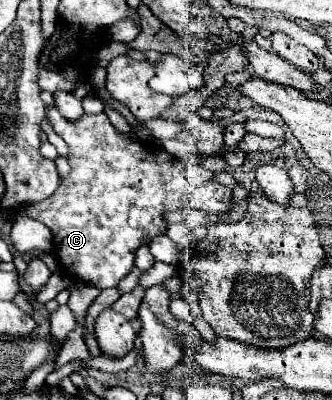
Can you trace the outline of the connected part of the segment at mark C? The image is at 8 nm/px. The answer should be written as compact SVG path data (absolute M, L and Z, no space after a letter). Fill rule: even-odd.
M52 106L48 108L50 122L54 124L56 134L68 144L68 164L70 174L60 180L58 190L32 206L22 208L18 214L30 216L32 220L38 220L46 224L52 230L54 242L56 242L56 256L62 264L64 272L68 276L76 276L98 290L116 288L118 282L134 268L134 256L136 250L142 244L148 244L154 236L164 234L170 224L186 224L192 229L205 226L201 224L199 213L224 214L232 210L232 190L218 184L214 180L214 174L202 168L200 164L188 164L184 166L176 156L168 156L166 150L162 150L156 142L130 142L122 138L114 126L110 124L108 116L96 114L88 116L84 114L78 122L64 122L64 118L58 114L58 110ZM182 210L186 214L184 222L166 222L166 212L178 212Z

